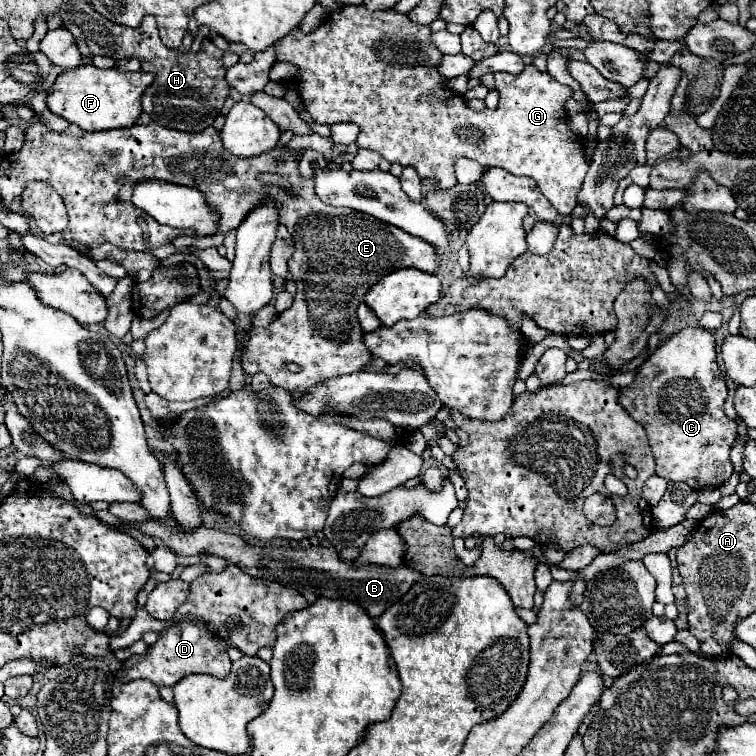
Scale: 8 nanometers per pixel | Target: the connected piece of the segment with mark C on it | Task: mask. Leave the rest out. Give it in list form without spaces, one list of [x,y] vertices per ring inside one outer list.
[[[700,327],[682,329],[680,333],[668,337],[638,369],[634,383],[620,389],[618,393],[618,403],[628,411],[632,419],[642,423],[642,427],[648,433],[648,441],[656,461],[656,475],[664,477],[670,483],[682,481],[696,491],[706,487],[716,489],[730,477],[732,473],[730,447],[738,433],[736,421],[724,415],[724,401],[728,397],[728,387],[716,363],[714,345],[716,345],[714,335],[710,331]]]

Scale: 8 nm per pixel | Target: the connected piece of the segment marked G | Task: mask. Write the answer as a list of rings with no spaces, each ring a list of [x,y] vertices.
[[[346,5],[344,9],[340,11],[332,11],[332,15],[326,17],[326,21],[322,21],[318,25],[318,29],[312,33],[304,33],[300,27],[292,29],[292,33],[288,37],[284,37],[282,41],[276,41],[274,43],[274,51],[276,51],[276,61],[286,61],[286,63],[292,63],[298,67],[298,73],[294,77],[294,85],[298,87],[298,93],[306,105],[306,111],[318,121],[318,123],[328,123],[328,125],[334,125],[334,123],[356,123],[360,125],[362,133],[358,135],[358,147],[364,147],[364,149],[372,149],[372,151],[378,151],[382,157],[386,157],[390,163],[400,163],[402,167],[406,165],[412,165],[418,175],[422,179],[434,179],[438,183],[438,188],[448,189],[454,187],[457,184],[455,176],[454,162],[460,157],[466,157],[466,159],[474,159],[482,165],[488,165],[488,167],[502,167],[506,171],[510,171],[512,175],[528,175],[532,177],[536,183],[538,183],[538,189],[542,191],[542,195],[556,207],[556,211],[566,217],[574,211],[576,207],[576,193],[580,191],[580,185],[584,181],[584,175],[588,171],[588,159],[584,155],[584,141],[582,137],[578,137],[576,133],[572,133],[572,129],[568,127],[568,115],[564,111],[564,103],[574,95],[574,91],[568,87],[568,85],[562,85],[558,83],[556,79],[552,79],[548,73],[542,73],[538,71],[534,65],[526,65],[524,67],[524,73],[520,75],[510,75],[510,73],[496,73],[496,89],[500,93],[500,105],[496,111],[474,111],[466,105],[466,99],[458,93],[454,93],[452,89],[446,87],[448,79],[442,77],[436,67],[440,65],[440,59],[442,59],[442,53],[438,51],[438,47],[434,45],[432,41],[432,31],[426,27],[426,25],[418,25],[418,23],[412,23],[408,19],[408,15],[404,13],[398,13],[398,11],[386,11],[386,13],[380,13],[380,11],[368,11],[364,5]]]

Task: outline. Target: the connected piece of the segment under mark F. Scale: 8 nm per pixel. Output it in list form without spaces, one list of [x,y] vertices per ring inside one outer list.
[[[80,65],[72,71],[64,71],[56,83],[54,91],[48,95],[48,109],[68,123],[78,125],[84,131],[106,131],[122,129],[138,123],[142,105],[140,99],[146,87],[154,81],[152,73],[120,73],[112,69],[96,69],[94,65]]]

